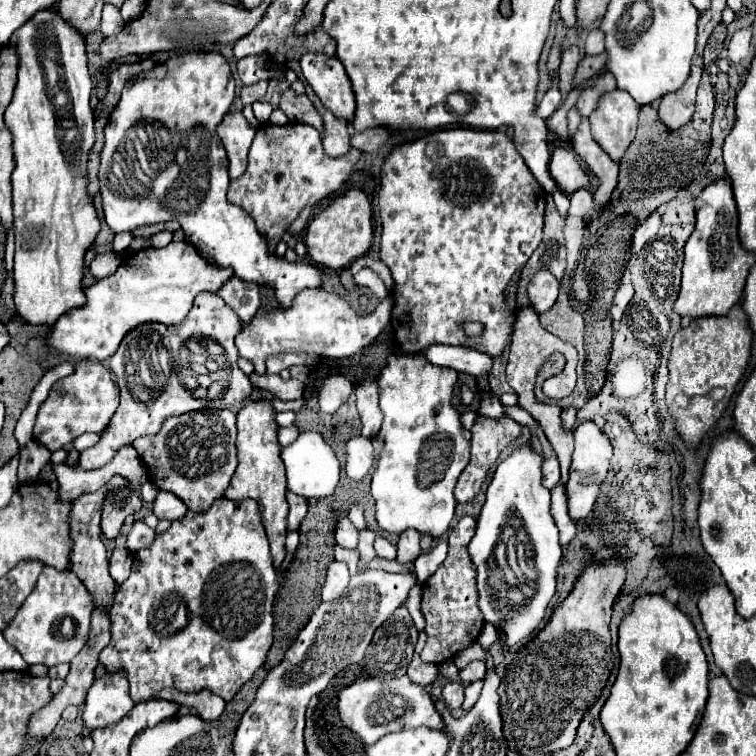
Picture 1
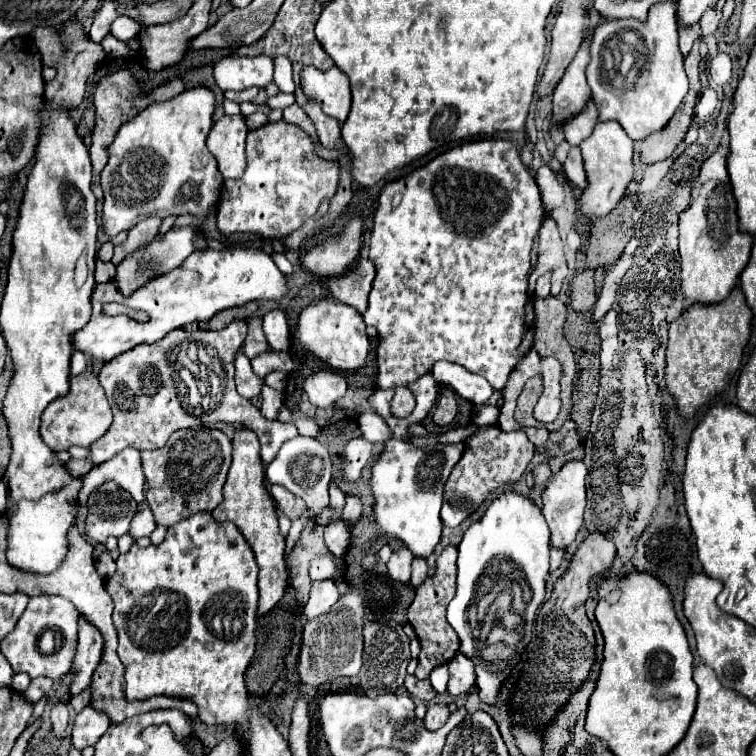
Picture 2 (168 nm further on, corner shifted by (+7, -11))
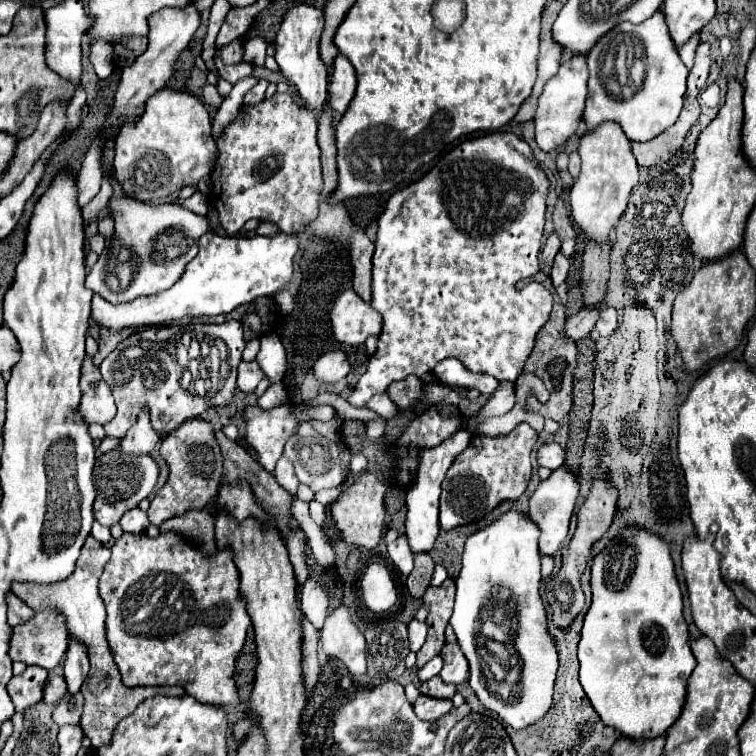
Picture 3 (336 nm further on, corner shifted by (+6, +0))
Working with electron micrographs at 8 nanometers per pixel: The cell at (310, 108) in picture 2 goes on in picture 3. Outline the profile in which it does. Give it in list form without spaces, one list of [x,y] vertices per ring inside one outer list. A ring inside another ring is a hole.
[[[302,3],[298,7],[292,7],[286,13],[282,27],[274,41],[276,45],[274,57],[276,57],[280,71],[298,89],[304,103],[316,111],[322,111],[326,103],[326,87],[328,87],[328,71],[326,71],[326,65],[322,65],[322,59],[318,53],[318,37],[322,35],[322,25],[324,25],[322,11],[308,3]]]

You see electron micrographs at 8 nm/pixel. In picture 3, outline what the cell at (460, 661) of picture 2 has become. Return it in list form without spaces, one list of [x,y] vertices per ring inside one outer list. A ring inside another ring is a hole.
[[[446,643],[442,648],[442,659],[444,659],[444,667],[440,671],[440,677],[444,683],[454,683],[460,685],[464,681],[468,681],[468,663],[466,657],[462,655],[462,651],[458,649],[458,644]]]

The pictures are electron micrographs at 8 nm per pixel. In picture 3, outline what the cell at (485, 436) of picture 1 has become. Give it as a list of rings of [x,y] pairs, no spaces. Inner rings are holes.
[[[522,423],[504,437],[472,437],[470,445],[454,459],[440,495],[440,527],[450,531],[484,519],[502,501],[516,501],[528,487],[532,477],[530,455],[536,445],[536,431]]]

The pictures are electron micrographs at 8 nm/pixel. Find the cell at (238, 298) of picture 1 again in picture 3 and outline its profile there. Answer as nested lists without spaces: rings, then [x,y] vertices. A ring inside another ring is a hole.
[[[242,361],[242,363],[240,363],[240,367],[238,367],[238,389],[240,389],[244,395],[252,393],[262,379],[264,379],[264,373],[262,373],[262,369],[258,367],[256,361],[250,361],[250,363]]]

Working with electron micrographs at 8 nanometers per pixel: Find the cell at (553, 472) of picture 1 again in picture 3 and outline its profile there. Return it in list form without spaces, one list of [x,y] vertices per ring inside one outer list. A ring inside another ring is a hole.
[[[544,443],[538,449],[538,465],[548,469],[558,469],[564,465],[564,449],[558,443]]]

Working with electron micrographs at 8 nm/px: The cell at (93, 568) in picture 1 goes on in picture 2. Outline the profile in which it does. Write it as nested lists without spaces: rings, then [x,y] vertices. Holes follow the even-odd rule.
[[[79,616],[79,646],[73,662],[77,680],[73,680],[73,694],[81,692],[91,684],[91,676],[99,666],[101,654],[103,654],[103,634],[97,632],[97,628],[89,620],[85,620],[85,616]]]

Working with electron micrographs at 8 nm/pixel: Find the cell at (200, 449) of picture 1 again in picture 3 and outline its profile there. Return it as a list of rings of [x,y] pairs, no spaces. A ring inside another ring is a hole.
[[[190,419],[182,423],[162,441],[160,455],[170,467],[170,477],[166,485],[156,493],[148,509],[148,519],[156,527],[172,517],[184,515],[190,509],[204,509],[212,501],[222,481],[222,453],[214,441],[214,429],[206,421]]]

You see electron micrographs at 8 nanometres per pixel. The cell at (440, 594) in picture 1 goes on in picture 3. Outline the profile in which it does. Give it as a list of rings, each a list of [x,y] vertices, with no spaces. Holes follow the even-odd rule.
[[[446,579],[440,587],[432,587],[430,591],[424,593],[424,603],[428,605],[428,637],[418,651],[418,663],[416,667],[424,667],[432,657],[440,655],[440,649],[444,645],[444,629],[448,625],[448,619],[452,615],[452,605],[454,605],[454,581]]]

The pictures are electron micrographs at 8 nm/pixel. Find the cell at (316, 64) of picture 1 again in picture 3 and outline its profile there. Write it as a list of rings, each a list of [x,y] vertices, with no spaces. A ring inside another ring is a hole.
[[[338,55],[334,61],[334,73],[330,79],[330,107],[334,109],[334,119],[338,121],[348,109],[356,93],[356,71],[346,55]]]

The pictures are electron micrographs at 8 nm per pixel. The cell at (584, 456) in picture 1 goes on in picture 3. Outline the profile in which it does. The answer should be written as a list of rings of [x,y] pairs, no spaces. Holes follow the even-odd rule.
[[[560,467],[556,471],[552,471],[552,475],[544,481],[540,481],[540,485],[536,487],[534,495],[530,497],[530,507],[528,507],[528,517],[538,525],[540,529],[540,539],[538,539],[538,547],[540,547],[540,555],[550,555],[554,557],[562,545],[562,541],[568,535],[568,523],[572,517],[572,511],[576,507],[576,497],[578,497],[578,479],[570,473],[570,469]]]

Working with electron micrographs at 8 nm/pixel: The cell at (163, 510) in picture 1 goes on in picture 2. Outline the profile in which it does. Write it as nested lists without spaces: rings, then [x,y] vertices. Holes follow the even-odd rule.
[[[145,506],[145,508],[143,508],[141,512],[137,512],[137,516],[133,518],[129,534],[131,534],[133,538],[141,538],[141,536],[149,536],[155,528],[157,528],[157,522],[155,522],[153,510],[151,510],[149,506]]]

